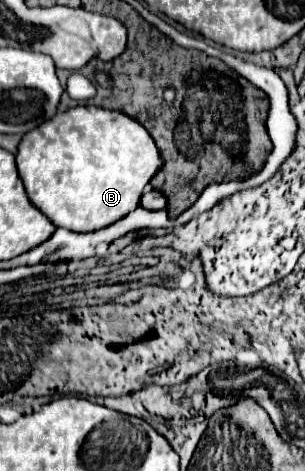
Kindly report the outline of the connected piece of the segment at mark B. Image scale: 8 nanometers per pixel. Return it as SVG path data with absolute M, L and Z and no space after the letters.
M74 106L66 112L58 112L56 118L42 122L36 130L22 136L16 152L16 168L26 186L28 198L34 206L52 220L54 226L72 232L100 230L140 204L140 196L150 178L160 170L162 158L148 130L134 118L98 108L98 106Z

